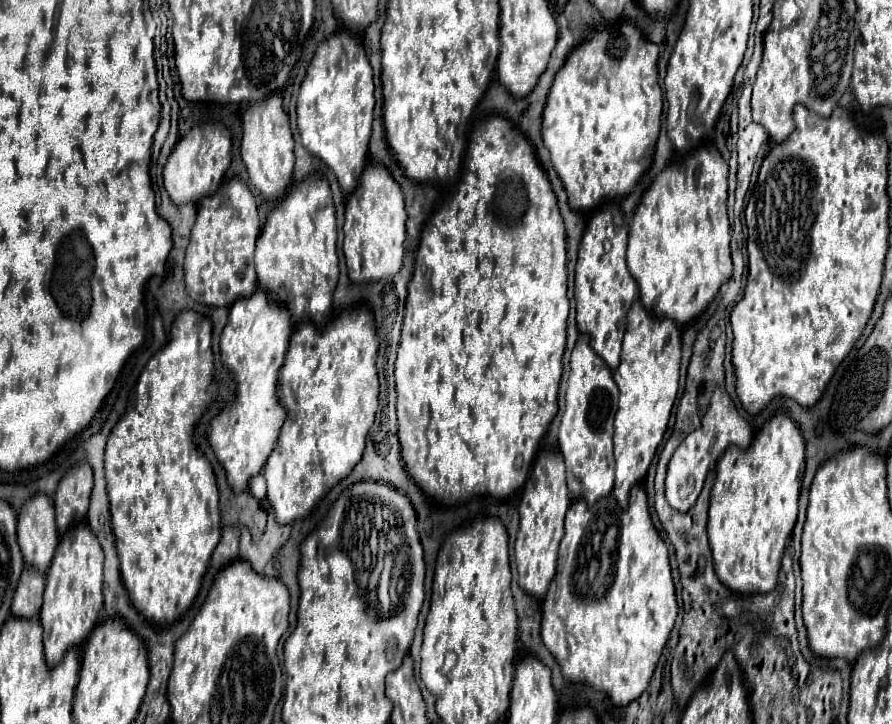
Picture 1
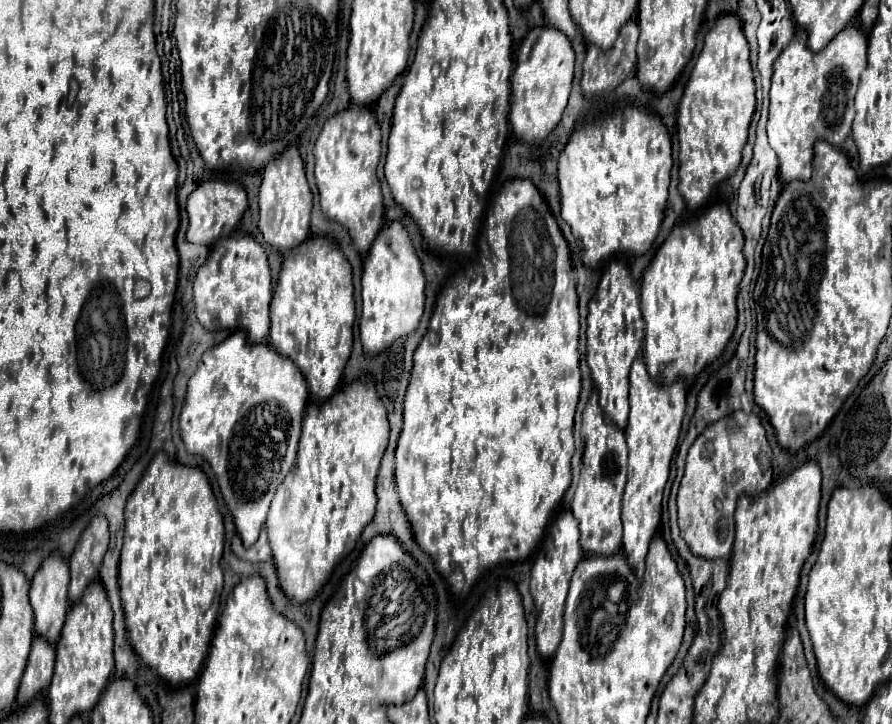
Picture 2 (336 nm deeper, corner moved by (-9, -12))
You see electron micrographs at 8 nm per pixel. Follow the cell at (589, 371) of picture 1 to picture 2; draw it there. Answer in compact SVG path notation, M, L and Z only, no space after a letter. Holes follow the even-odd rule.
M598 389L592 391L582 415L582 471L572 499L572 513L580 523L580 545L586 555L610 555L622 547L620 507L626 485L626 439L618 425L610 425L598 405Z

